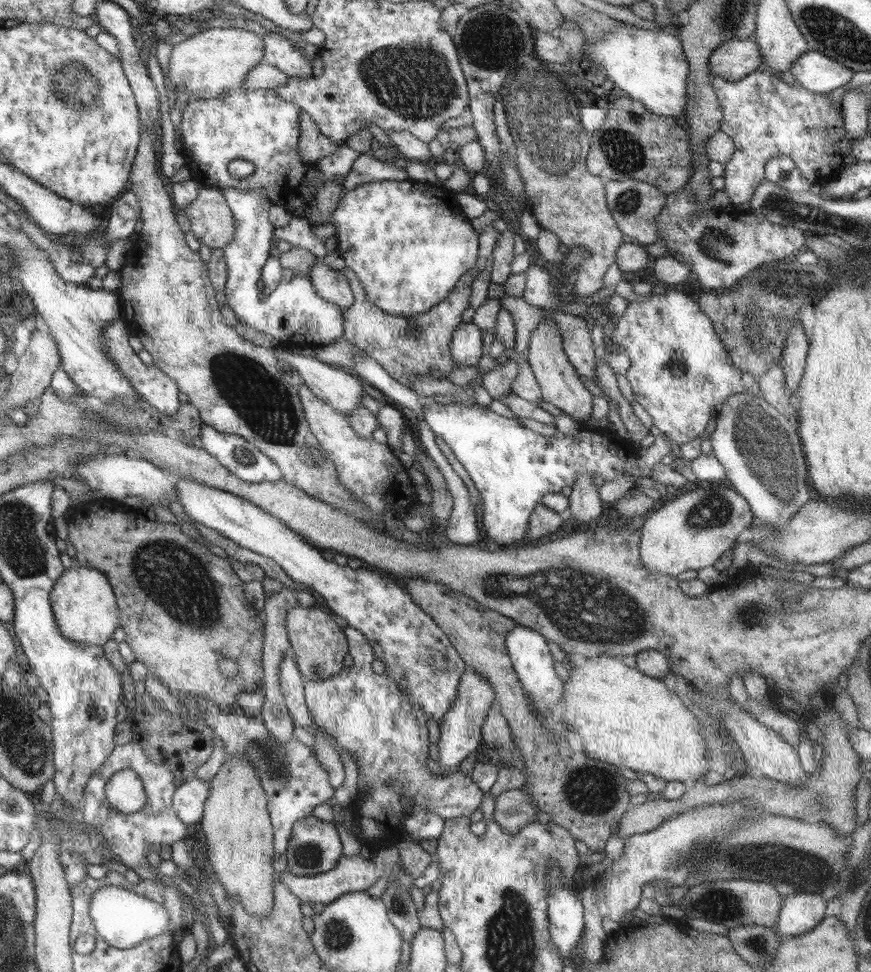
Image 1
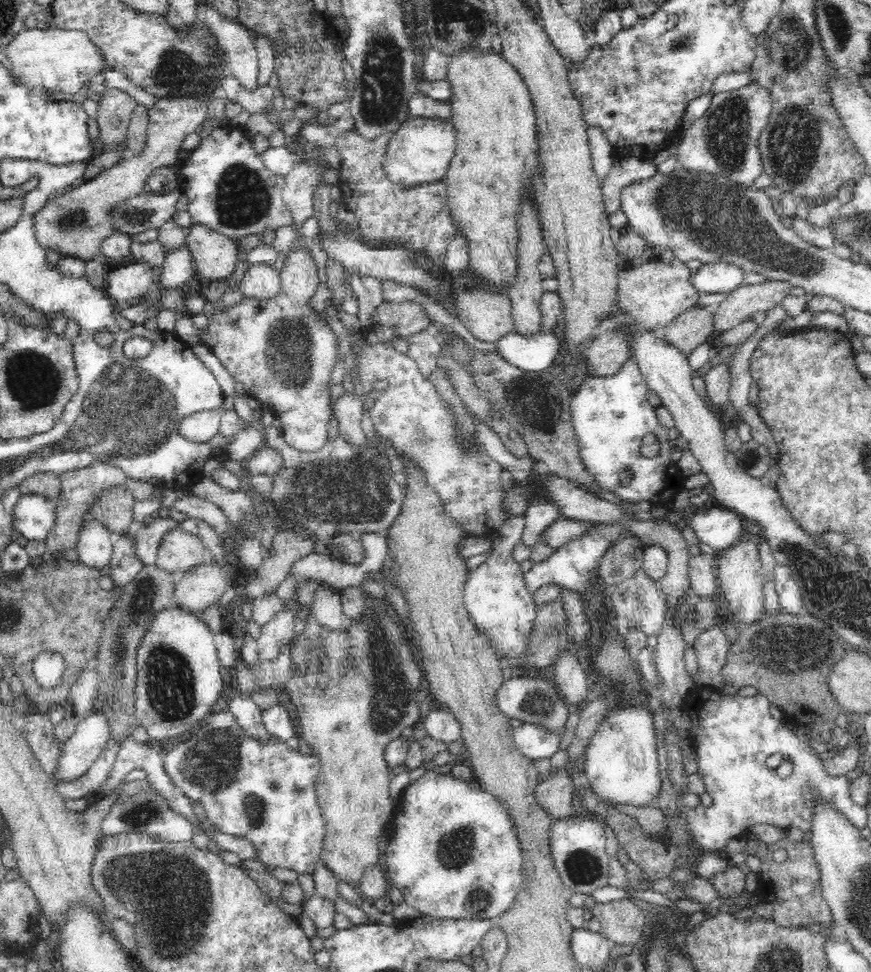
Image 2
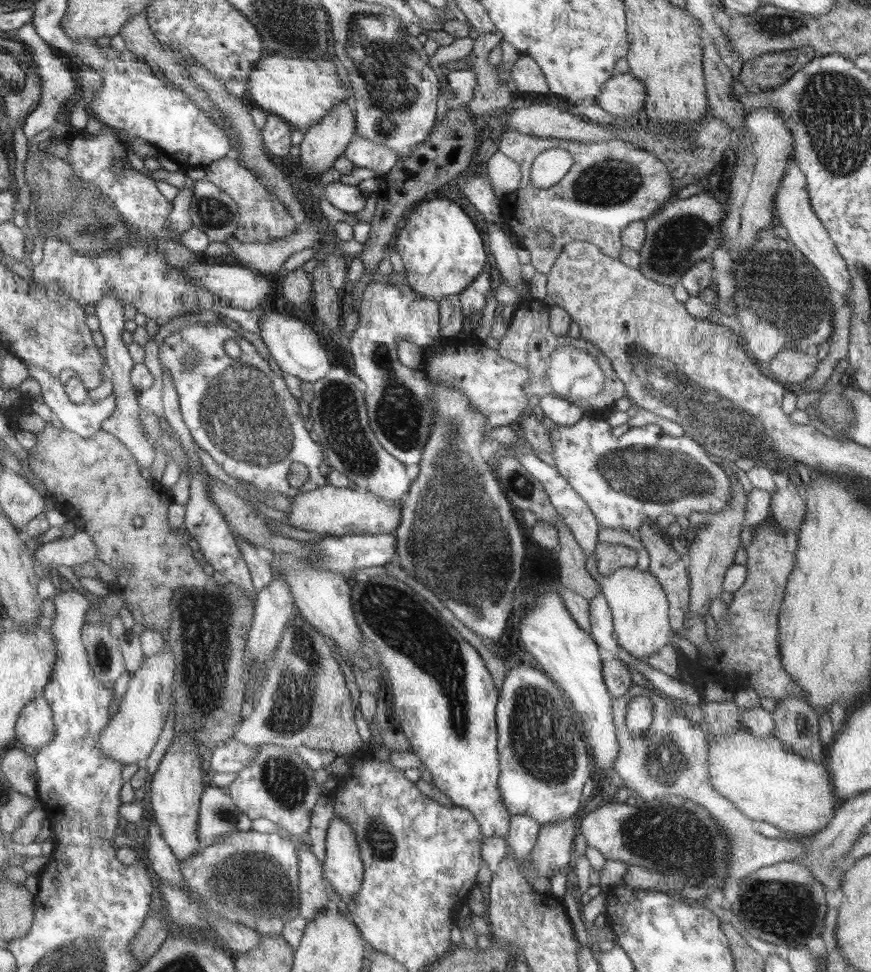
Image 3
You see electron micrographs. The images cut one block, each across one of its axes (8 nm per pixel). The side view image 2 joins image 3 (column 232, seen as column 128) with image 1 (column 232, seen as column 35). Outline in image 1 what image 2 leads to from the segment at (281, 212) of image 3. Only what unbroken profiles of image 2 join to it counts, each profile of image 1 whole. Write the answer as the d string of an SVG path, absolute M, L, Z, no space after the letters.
M200 187L198 196L183 209L200 244L224 248L234 235L234 214L219 188Z

